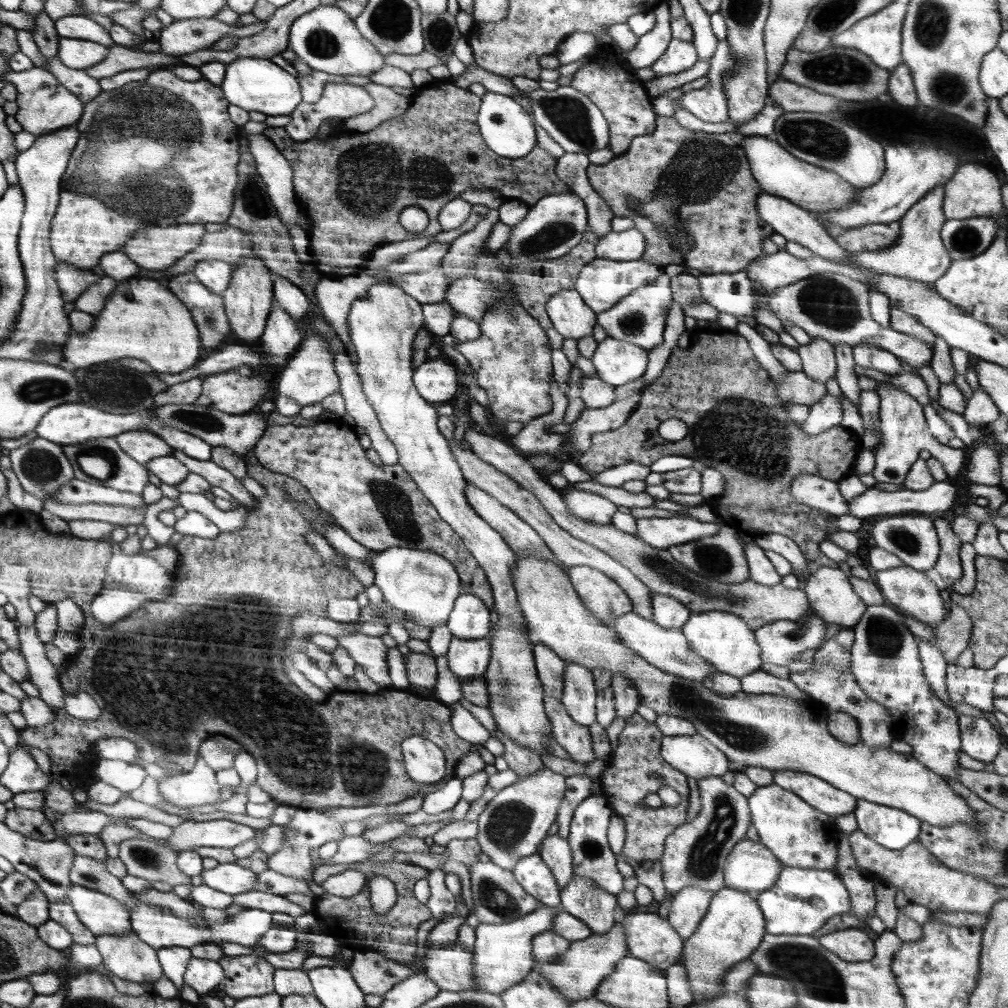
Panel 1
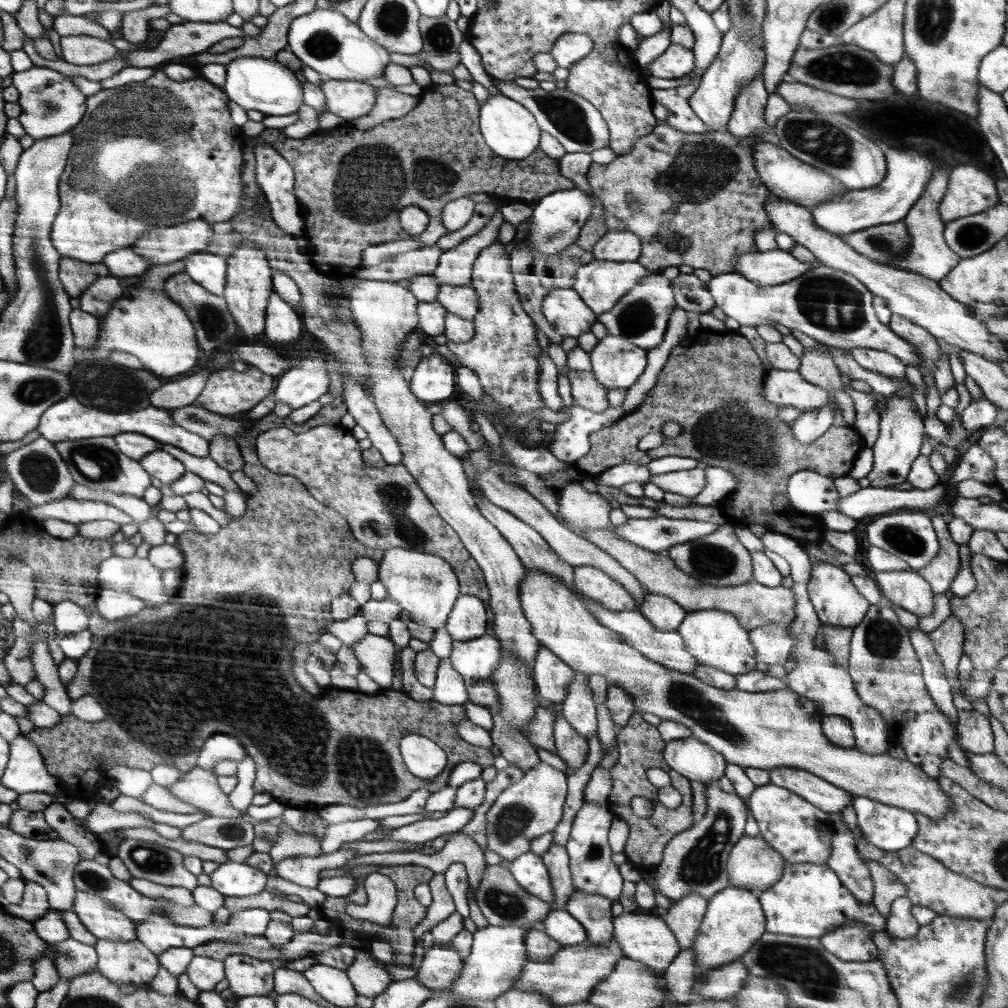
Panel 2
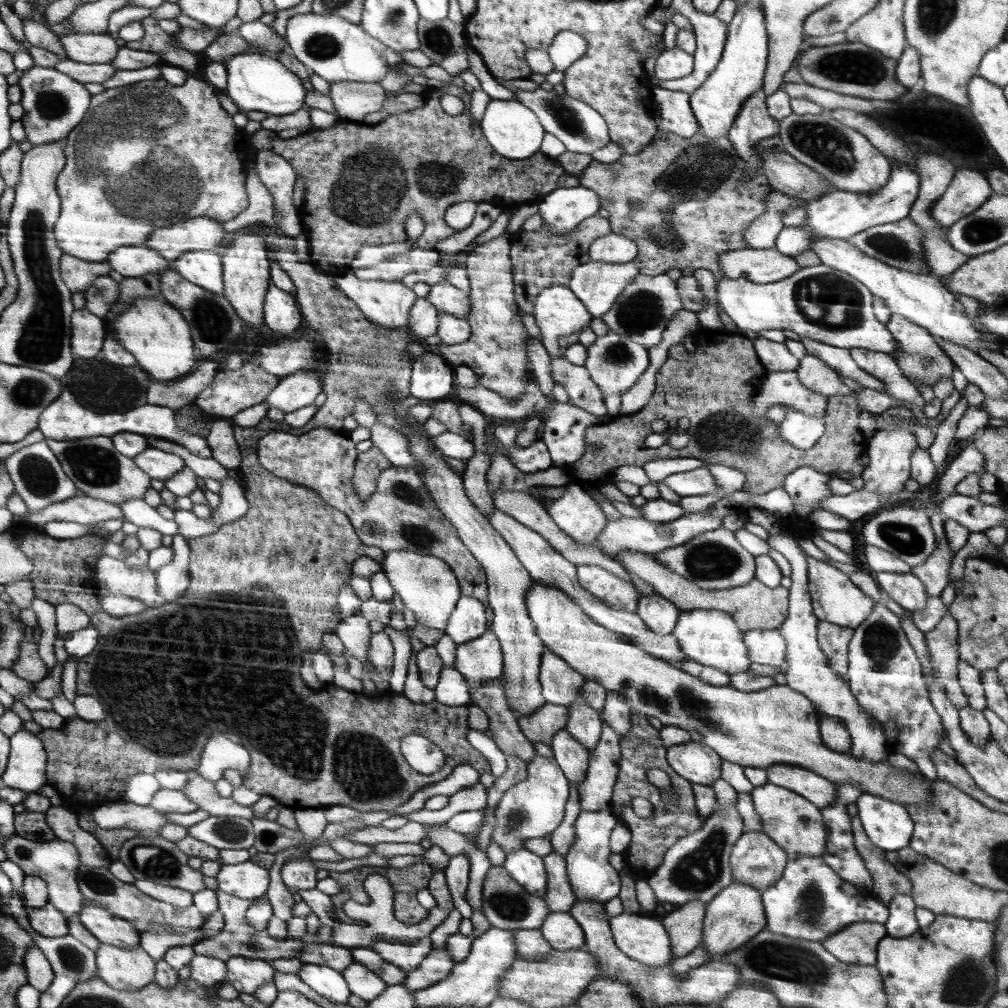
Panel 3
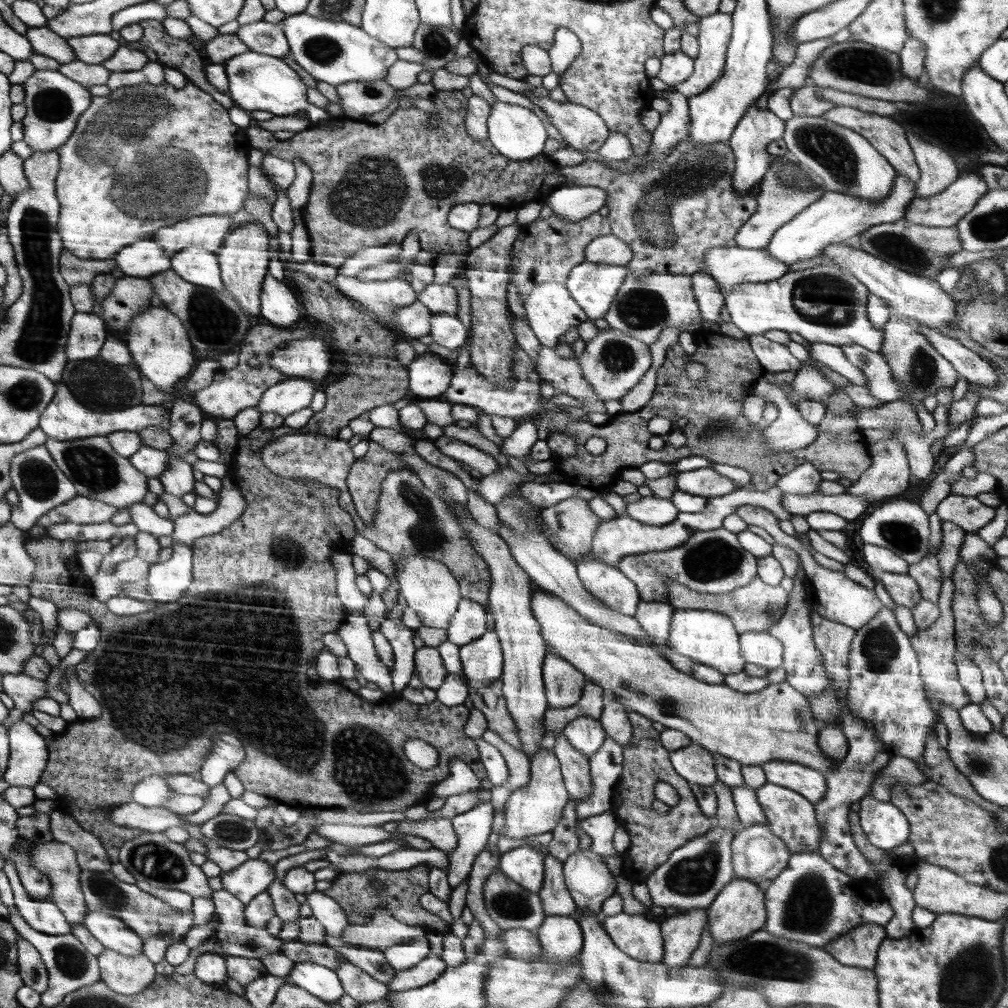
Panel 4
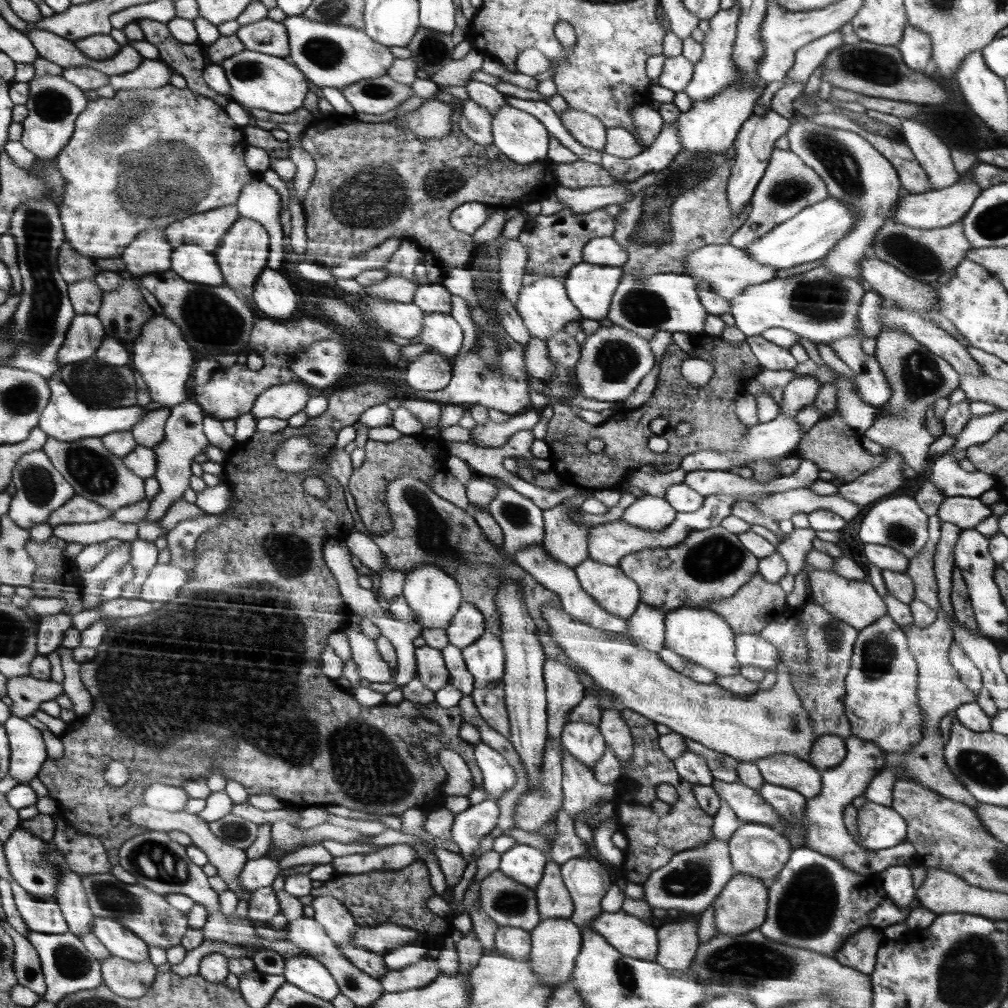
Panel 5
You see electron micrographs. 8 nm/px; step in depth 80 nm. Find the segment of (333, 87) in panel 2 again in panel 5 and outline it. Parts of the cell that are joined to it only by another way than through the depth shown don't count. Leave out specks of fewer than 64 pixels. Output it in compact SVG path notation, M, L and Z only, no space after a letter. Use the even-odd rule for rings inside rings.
M388 74L376 79L361 80L350 87L341 88L340 92L350 102L355 114L384 114L398 108L413 95L410 84L395 80Z

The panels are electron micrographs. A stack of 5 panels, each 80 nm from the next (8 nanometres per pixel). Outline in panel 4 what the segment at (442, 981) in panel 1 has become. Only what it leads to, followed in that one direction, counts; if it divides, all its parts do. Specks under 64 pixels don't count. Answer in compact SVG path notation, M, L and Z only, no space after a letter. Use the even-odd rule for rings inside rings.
M429 955L416 966L396 972L394 979L389 983L389 988L394 992L426 986L438 979L444 972L446 972L444 960L440 956Z

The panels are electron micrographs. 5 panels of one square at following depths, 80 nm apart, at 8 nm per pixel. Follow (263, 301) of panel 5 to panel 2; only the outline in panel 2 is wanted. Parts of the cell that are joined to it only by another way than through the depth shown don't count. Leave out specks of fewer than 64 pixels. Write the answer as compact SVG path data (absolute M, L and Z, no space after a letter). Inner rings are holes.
M278 293L271 295L265 319L265 333L274 349L283 350L286 344L300 337L300 311L292 308Z

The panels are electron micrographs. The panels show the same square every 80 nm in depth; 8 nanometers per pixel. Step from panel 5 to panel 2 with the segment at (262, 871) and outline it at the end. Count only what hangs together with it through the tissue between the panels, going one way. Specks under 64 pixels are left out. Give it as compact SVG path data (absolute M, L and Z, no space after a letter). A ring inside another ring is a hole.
M226 862L210 876L210 887L226 897L244 897L266 891L268 875L245 863Z

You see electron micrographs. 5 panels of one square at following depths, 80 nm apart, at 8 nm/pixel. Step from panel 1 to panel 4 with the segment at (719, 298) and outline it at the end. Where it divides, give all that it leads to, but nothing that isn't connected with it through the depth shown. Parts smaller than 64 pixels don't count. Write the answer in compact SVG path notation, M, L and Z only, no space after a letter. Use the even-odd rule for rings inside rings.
M832 263L788 272L769 283L739 284L724 295L724 315L748 337L768 330L796 333L808 342L824 342L842 347L858 344L870 352L880 352L884 336L867 317L869 289L849 270Z

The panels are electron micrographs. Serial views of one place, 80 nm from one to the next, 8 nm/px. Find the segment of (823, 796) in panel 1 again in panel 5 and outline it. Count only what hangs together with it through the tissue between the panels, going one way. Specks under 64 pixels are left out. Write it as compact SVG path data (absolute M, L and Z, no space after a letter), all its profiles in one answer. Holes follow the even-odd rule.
M773 754L765 759L754 760L759 771L762 773L766 783L785 785L786 788L796 789L802 796L814 798L821 791L821 772L815 769L808 761L802 760L800 757L791 754Z

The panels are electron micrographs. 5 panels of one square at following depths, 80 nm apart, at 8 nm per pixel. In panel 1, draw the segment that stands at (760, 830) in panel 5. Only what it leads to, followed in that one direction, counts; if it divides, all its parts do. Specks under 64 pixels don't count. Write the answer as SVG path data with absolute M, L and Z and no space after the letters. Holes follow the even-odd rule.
M745 839L733 848L725 863L725 887L760 894L775 886L783 868L783 862L764 844Z

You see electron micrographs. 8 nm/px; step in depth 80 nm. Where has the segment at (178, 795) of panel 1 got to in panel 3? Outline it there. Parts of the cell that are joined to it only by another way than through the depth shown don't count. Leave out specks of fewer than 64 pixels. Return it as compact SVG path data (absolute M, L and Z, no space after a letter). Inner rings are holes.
M197 770L187 771L188 781L181 790L189 796L192 802L198 805L210 816L242 817L252 820L254 814L252 807L242 806L232 800L232 797L224 798L216 790L215 782L205 779Z

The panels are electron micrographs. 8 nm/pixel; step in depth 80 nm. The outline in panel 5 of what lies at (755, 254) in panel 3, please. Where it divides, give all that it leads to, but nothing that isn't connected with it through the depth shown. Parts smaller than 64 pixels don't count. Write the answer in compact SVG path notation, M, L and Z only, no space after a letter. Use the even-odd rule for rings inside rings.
M712 244L698 247L690 251L686 258L685 274L694 277L697 283L706 283L718 296L726 300L737 298L746 288L768 282L777 276L777 270L771 266L760 264L744 249L728 244Z

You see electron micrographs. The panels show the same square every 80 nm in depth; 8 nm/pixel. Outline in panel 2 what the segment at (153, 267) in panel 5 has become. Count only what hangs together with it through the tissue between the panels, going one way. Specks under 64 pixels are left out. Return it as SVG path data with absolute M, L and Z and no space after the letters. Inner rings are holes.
M130 248L110 252L101 262L107 266L108 274L117 278L141 276L142 272L145 273L150 267L156 266L149 260L140 258L140 255L137 252L132 252Z

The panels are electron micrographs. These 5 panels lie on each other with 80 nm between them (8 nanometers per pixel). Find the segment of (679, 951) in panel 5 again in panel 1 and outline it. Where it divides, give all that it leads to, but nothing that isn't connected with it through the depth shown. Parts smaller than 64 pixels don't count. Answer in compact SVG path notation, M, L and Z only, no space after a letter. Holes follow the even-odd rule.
M686 888L670 896L667 901L670 903L669 915L666 920L673 924L684 939L689 939L708 914L713 895L702 888Z

